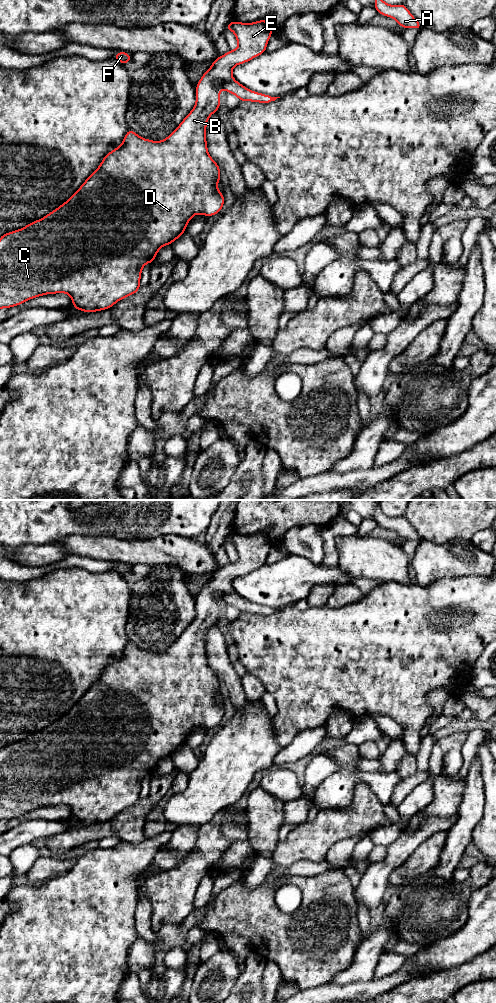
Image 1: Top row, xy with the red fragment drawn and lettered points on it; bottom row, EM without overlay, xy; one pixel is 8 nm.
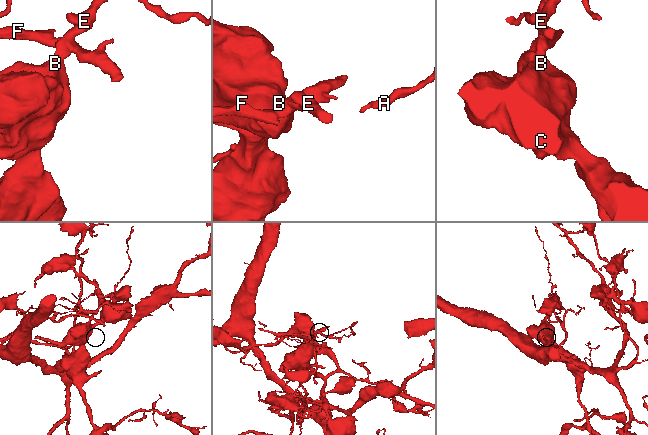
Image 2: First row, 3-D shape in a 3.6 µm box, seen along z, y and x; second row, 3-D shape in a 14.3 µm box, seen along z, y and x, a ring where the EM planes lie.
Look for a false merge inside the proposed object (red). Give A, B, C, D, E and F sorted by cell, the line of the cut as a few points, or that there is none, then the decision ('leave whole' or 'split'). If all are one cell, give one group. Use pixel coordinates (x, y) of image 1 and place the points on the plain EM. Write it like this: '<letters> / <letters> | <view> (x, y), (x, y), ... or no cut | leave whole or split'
A B C D E / F | xy (232, 590), (222, 599) | split

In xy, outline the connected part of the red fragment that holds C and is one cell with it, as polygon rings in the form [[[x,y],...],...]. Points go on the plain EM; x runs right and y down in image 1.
[[[267,531],[253,535],[241,535],[232,533],[225,542],[232,542],[237,553],[238,560],[230,562],[226,566],[218,569],[211,576],[200,593],[196,597],[196,615],[191,624],[183,631],[180,637],[164,652],[152,653],[140,649],[132,642],[128,642],[122,656],[113,663],[108,664],[103,670],[99,679],[85,692],[81,699],[61,718],[50,724],[40,732],[36,732],[22,741],[15,742],[0,748],[0,821],[10,820],[23,816],[24,814],[46,806],[67,805],[75,821],[86,825],[106,822],[115,817],[121,811],[135,806],[140,801],[140,790],[142,780],[150,774],[153,776],[159,761],[165,757],[171,757],[178,751],[186,741],[188,734],[196,726],[203,726],[206,729],[219,725],[224,716],[224,707],[218,702],[217,696],[221,691],[220,679],[210,669],[206,654],[206,638],[209,629],[220,619],[220,603],[223,597],[233,591],[232,581],[239,576],[250,573],[260,568],[266,563],[266,559],[273,543],[269,538]]]

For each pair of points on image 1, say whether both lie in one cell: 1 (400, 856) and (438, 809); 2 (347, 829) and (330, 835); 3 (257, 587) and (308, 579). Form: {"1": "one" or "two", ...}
{"1": "two", "2": "one", "3": "one"}

